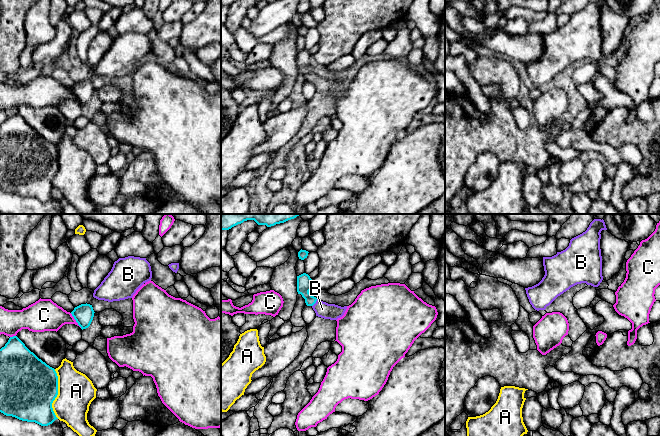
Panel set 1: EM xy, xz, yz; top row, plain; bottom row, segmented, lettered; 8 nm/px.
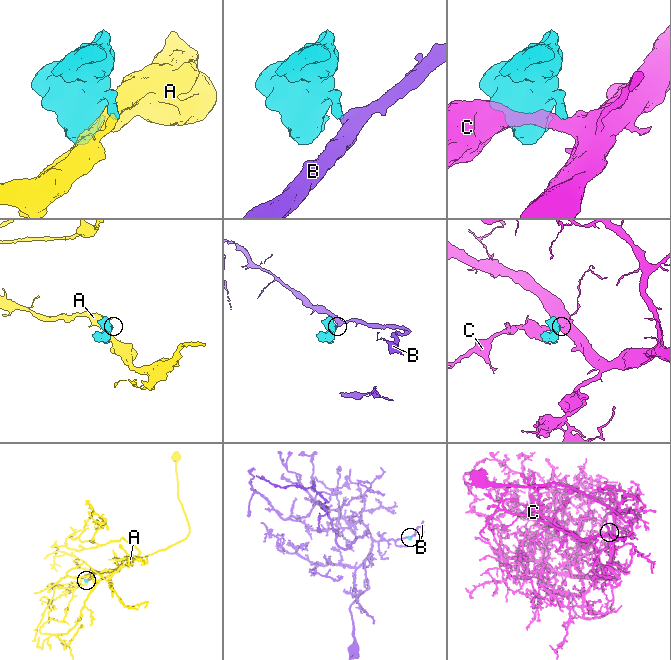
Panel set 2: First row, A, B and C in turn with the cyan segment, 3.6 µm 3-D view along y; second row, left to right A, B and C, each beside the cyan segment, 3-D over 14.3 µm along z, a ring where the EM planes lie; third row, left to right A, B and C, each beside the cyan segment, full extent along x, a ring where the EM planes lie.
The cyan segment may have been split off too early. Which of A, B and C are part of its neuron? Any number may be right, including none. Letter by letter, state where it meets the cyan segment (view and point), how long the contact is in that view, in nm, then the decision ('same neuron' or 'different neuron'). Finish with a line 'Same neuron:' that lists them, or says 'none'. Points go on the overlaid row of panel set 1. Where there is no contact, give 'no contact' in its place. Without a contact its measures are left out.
A: meets cyan in xy at (57, 394); contact 400 nm long; different neuron
B: meets cyan in xz at (315, 302); contact 80 nm long; same neuron
C: meets cyan in xy at (75, 319); contact 150 nm long; different neuron
Same neuron: B

